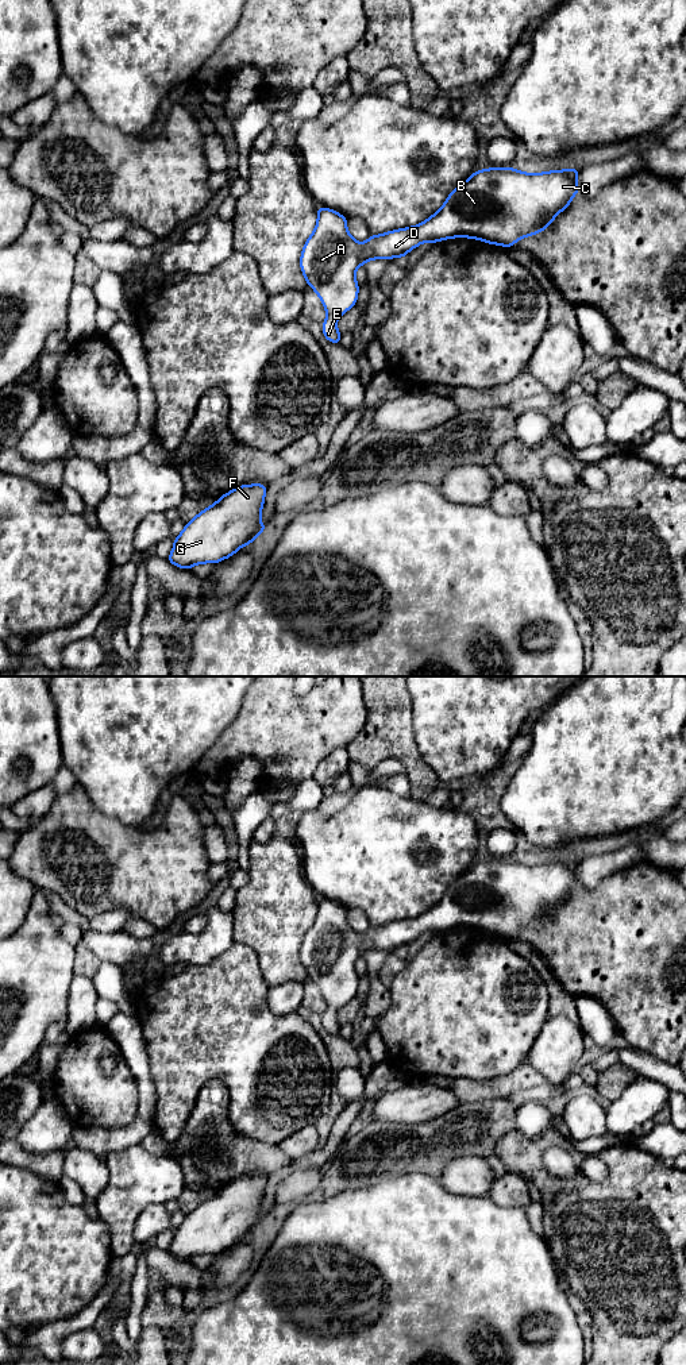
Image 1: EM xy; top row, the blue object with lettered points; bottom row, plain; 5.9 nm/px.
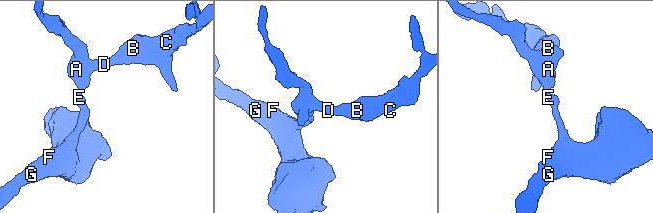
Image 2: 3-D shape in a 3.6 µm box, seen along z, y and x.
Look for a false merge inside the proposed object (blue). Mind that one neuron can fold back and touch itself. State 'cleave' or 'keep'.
keep

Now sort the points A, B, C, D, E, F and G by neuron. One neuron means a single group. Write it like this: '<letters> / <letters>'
A B C D E F G

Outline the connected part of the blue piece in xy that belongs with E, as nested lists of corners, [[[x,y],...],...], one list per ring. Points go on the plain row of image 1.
[[[490,859],[474,863],[463,875],[458,876],[446,890],[443,898],[423,914],[389,922],[381,926],[371,926],[365,934],[357,933],[347,922],[347,909],[325,899],[319,898],[317,914],[312,926],[307,930],[300,957],[307,975],[317,984],[325,999],[327,1010],[323,1013],[323,1026],[331,1034],[340,1036],[340,1023],[336,1011],[352,999],[358,991],[359,976],[355,963],[359,957],[371,951],[404,949],[411,941],[424,933],[436,934],[451,929],[471,929],[490,936],[510,938],[520,930],[540,925],[551,913],[571,894],[579,884],[577,876],[579,860],[551,861],[546,864],[523,864],[512,859]]]

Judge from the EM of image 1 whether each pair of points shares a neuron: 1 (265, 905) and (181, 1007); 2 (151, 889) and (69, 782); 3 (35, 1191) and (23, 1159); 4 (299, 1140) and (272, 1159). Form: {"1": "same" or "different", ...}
{"1": "different", "2": "different", "3": "different", "4": "different"}

